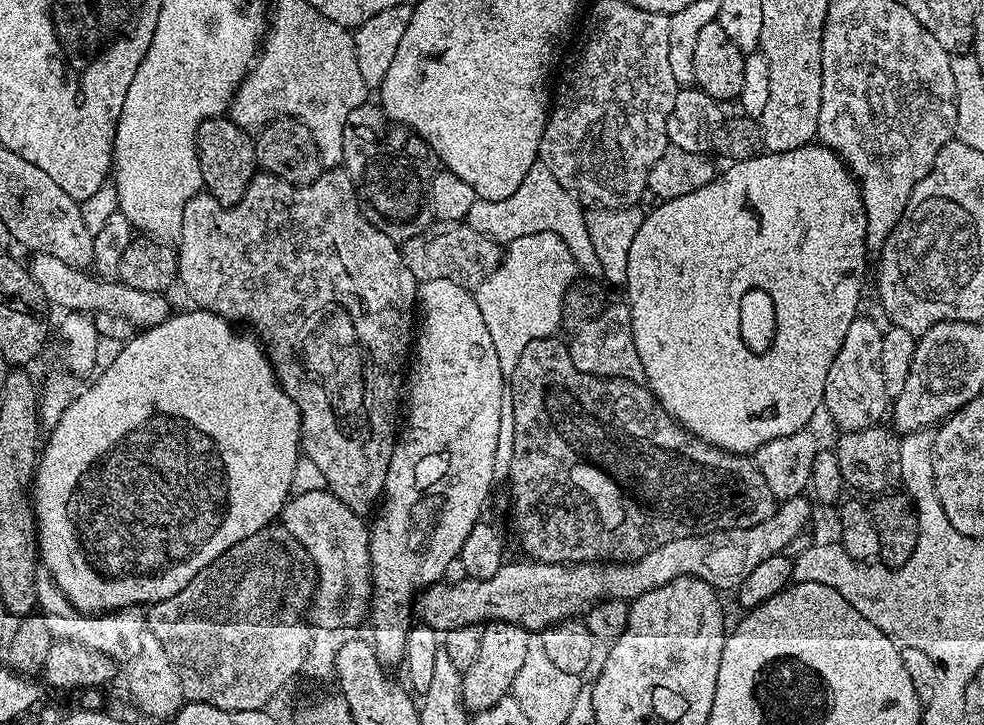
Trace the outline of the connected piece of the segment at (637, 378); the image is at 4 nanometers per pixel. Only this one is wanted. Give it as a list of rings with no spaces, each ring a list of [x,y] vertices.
[[[609,302],[598,318],[590,318],[590,322],[571,333],[568,349],[570,358],[574,358],[574,366],[586,374],[602,376],[606,380],[627,380],[629,384],[644,384],[642,358],[638,358],[638,346],[634,346],[627,303]]]

